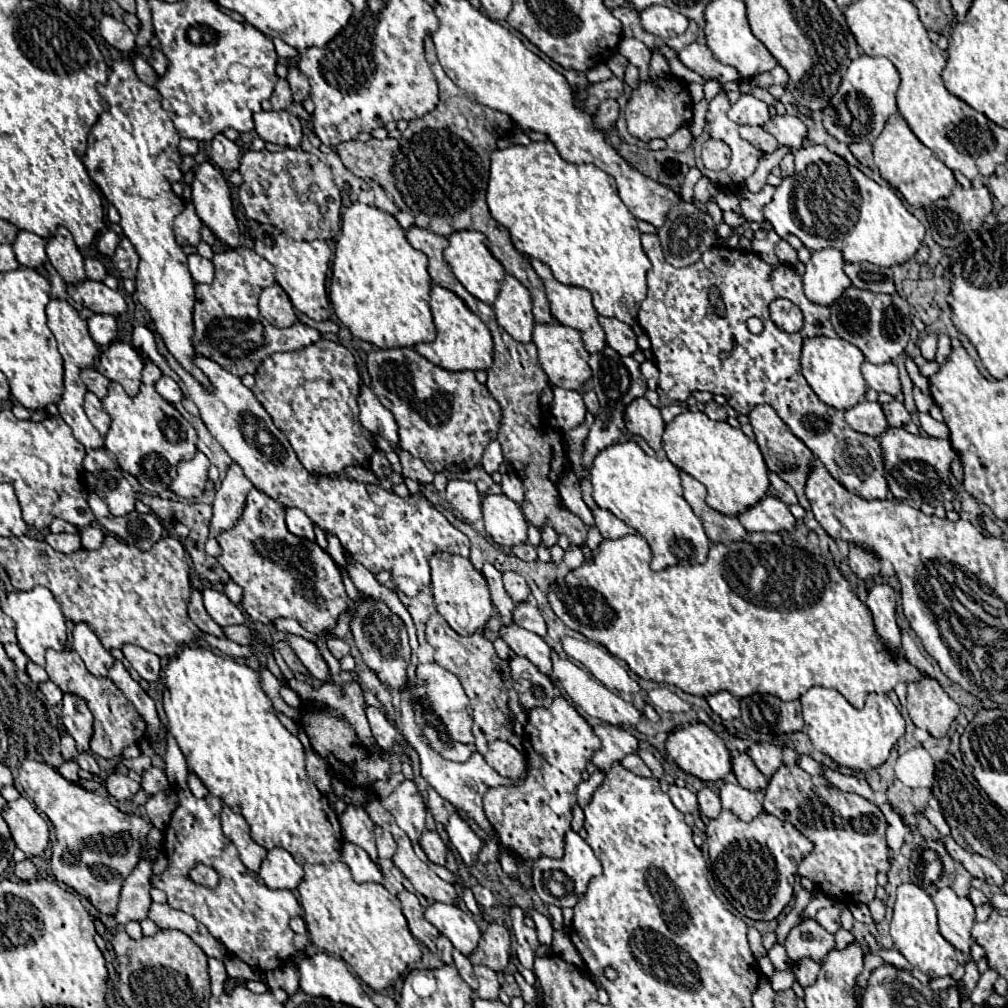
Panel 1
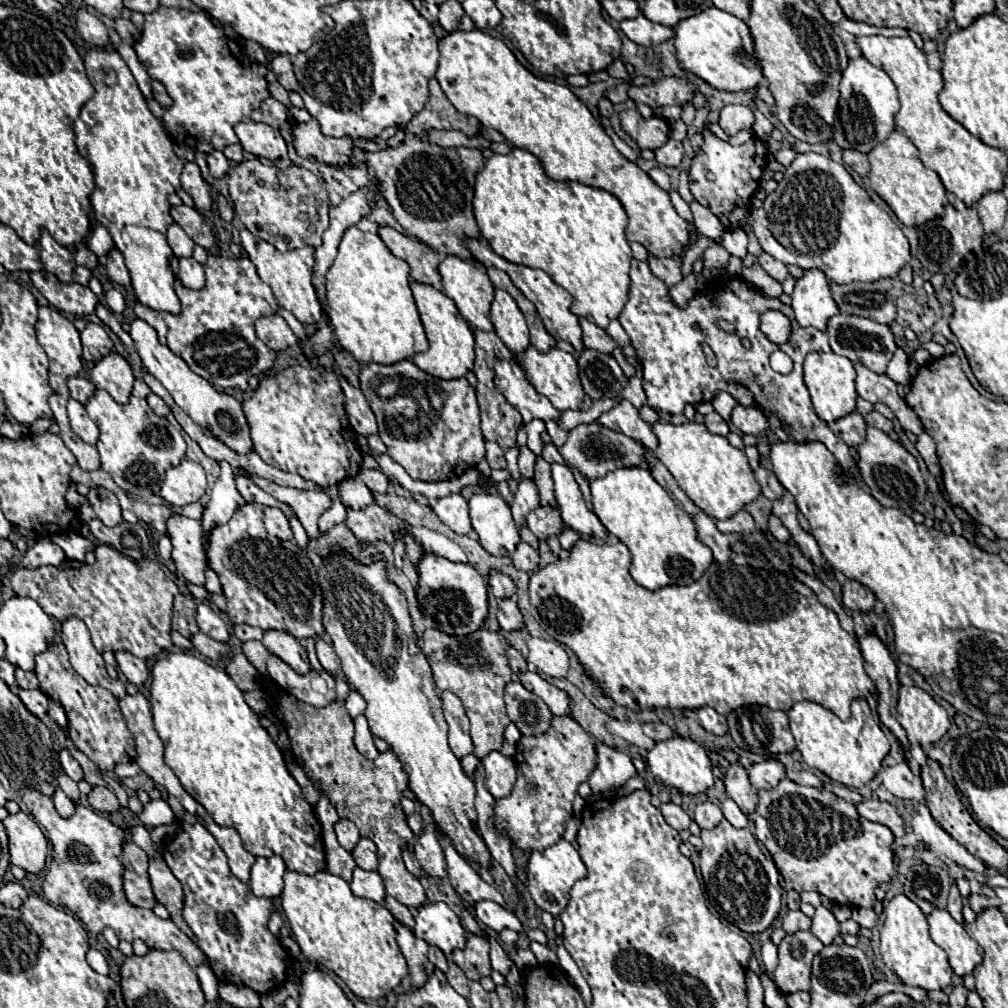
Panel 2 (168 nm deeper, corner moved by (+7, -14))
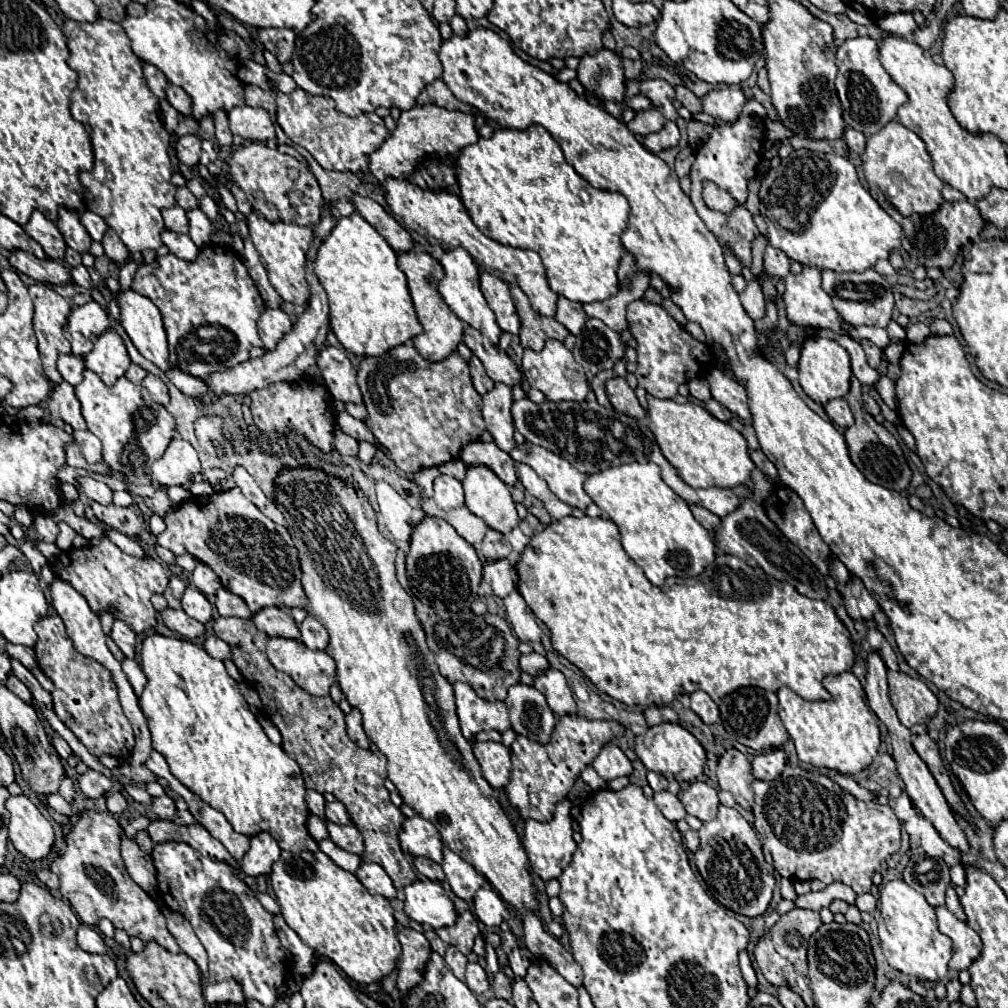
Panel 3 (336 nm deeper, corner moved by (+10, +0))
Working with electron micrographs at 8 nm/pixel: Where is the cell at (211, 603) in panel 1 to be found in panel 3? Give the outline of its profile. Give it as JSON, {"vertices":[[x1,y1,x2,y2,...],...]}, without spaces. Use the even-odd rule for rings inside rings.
{"vertices":[[189,586,181,598,181,606,185,610,187,616,195,618,197,622,209,622,211,620,211,614,213,614,213,608,209,604,209,600,193,586]]}

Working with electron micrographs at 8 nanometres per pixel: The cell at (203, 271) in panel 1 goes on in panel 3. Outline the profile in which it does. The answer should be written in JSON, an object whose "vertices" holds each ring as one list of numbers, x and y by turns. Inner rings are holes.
{"vertices":[[163,230,161,240,163,240,163,244,165,244,177,258,183,258,183,260,189,260,189,262,197,258,199,248,193,244,193,240,191,240,187,234,175,234,175,232,171,232,171,230]]}

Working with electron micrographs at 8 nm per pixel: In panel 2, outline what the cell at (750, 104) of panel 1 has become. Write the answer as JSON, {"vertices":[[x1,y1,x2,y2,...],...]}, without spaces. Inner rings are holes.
{"vertices":[[730,104,730,106,722,108,718,124,720,124,720,128,728,136,734,136,734,134,738,134,744,128,752,128,752,124,754,124,754,112,752,112,750,106]]}

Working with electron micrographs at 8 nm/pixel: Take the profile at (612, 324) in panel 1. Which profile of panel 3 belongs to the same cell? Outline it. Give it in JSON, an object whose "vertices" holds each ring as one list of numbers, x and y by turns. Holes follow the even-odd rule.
{"vertices":[[559,296,557,300,557,312,555,312,555,320,561,322,573,336,577,336,587,320,587,314,583,312,579,302,571,302,563,296]]}

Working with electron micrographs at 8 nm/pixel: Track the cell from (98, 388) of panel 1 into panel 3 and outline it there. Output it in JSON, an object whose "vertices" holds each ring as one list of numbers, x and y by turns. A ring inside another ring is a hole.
{"vertices":[[61,354,57,360,57,370,61,372,63,380,67,380,69,384,77,386,83,380,83,358,81,356,73,356,73,354]]}

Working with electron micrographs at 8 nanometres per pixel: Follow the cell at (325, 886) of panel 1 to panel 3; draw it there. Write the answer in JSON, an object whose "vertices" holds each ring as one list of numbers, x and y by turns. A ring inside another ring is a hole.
{"vertices":[[281,852,281,858,273,864,271,872,271,888,275,892,275,900,281,908,285,922,299,934,299,938,311,946,317,954,333,960,353,982,371,984,383,980,397,966,401,944,397,940,397,922,393,918,393,910,387,898,373,896,367,888,347,870,339,868,327,854,319,852]]}

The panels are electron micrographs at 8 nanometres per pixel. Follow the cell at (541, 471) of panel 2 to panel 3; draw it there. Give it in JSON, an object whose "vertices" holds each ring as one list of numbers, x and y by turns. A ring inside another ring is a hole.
{"vertices":[[495,382,493,390,483,394,483,420,487,424,487,430,493,434,495,444,507,452,517,446,513,440,515,428,509,412,511,404,513,404,513,388,503,382]]}

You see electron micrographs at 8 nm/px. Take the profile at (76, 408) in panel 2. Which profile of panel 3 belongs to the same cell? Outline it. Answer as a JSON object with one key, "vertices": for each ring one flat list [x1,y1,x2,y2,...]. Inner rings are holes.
{"vertices":[[59,382,49,400,47,400,47,410,51,412,53,418,61,418,65,424,69,424,73,430,85,430,85,420,81,416,81,406,79,400,75,398,75,390,69,382]]}

